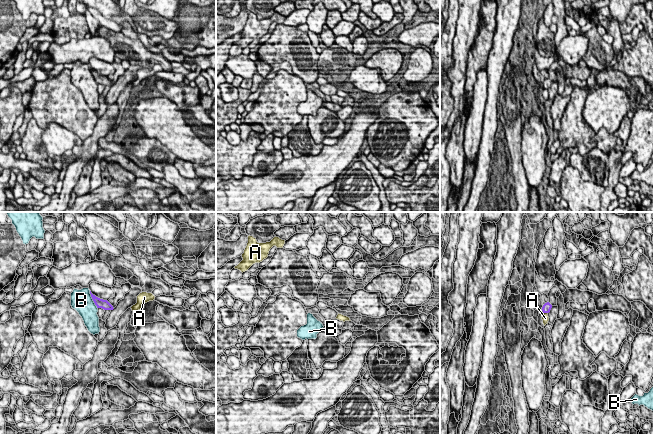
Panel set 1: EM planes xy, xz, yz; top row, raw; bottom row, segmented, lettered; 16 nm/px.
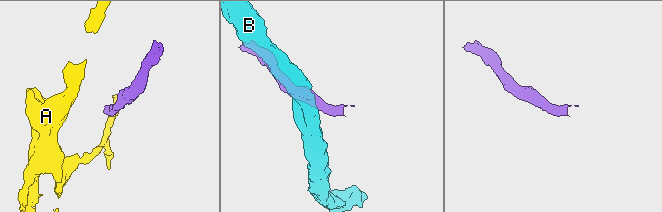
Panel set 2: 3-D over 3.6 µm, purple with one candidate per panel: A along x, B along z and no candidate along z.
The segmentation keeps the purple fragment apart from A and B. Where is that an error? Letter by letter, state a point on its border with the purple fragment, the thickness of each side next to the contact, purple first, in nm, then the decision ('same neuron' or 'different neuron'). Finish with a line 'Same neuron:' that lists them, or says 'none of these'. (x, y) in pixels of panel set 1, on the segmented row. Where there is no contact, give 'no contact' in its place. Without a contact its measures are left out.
A: yz (545, 312) | 140/120 nm | different neuron
B: xy (93, 300) | 160/340 nm | different neuron
Same neuron: none of these

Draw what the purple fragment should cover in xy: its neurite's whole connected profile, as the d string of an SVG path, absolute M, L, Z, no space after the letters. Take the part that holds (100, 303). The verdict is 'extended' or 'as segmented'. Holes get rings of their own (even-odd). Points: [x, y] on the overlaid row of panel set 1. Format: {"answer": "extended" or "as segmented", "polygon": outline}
{"answer": "as segmented", "polygon": "M90 291L90 294L97 308L102 308L104 310L114 309L113 306L107 300L103 300L103 299L96 297L95 295L91 293L91 291Z"}

